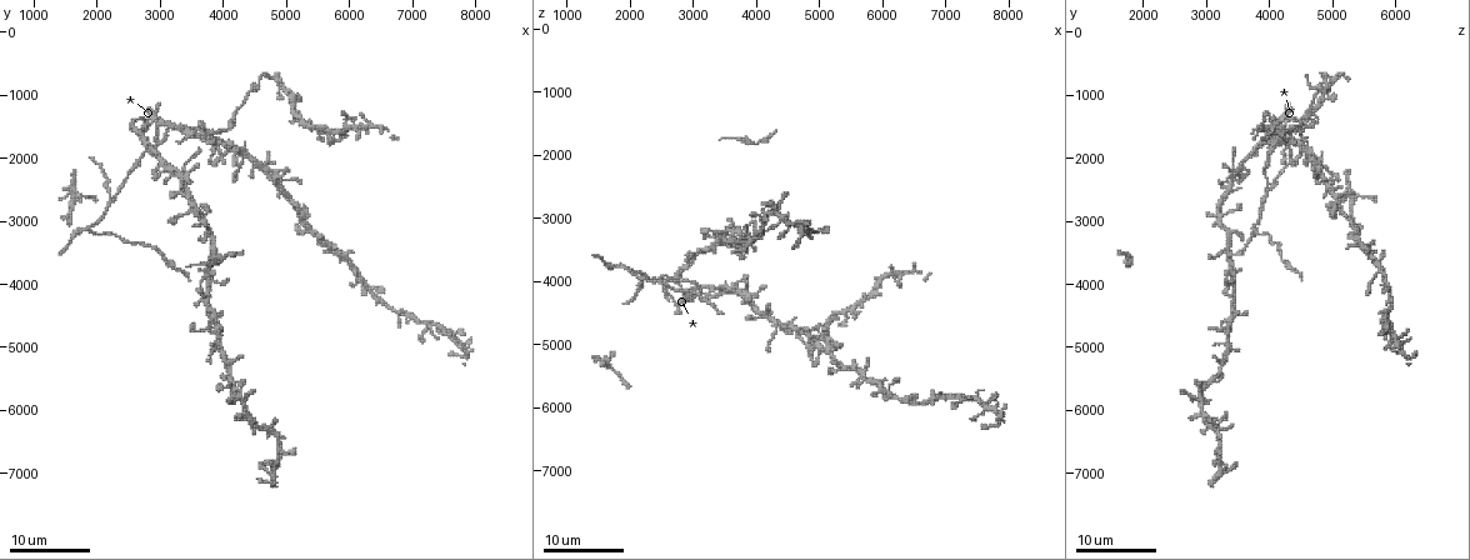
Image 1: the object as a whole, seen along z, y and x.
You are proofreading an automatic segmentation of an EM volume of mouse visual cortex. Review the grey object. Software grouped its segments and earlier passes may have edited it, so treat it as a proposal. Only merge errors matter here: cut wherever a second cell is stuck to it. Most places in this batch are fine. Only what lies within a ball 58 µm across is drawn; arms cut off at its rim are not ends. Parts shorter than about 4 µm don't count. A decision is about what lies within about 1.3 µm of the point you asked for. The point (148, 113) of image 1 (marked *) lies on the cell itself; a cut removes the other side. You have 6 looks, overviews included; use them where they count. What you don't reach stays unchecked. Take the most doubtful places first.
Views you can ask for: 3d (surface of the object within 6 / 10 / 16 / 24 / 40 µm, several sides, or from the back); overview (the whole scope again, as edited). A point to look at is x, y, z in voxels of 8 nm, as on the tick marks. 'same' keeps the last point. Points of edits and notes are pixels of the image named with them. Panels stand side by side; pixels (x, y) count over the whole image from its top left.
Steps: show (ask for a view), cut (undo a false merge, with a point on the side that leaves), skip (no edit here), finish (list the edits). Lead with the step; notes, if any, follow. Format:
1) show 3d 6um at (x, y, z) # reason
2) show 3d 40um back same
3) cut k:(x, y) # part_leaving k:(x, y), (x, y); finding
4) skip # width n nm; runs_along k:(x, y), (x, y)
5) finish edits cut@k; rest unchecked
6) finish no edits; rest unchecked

show 3d 24um at (3500, 1500, 4200) # arms part here

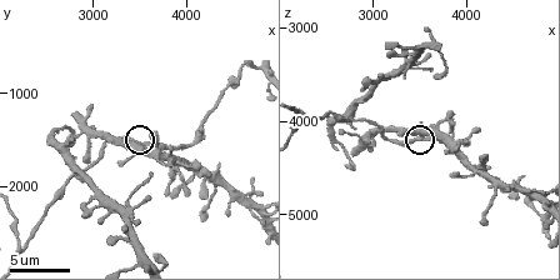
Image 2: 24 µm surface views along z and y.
show 3d 6um same

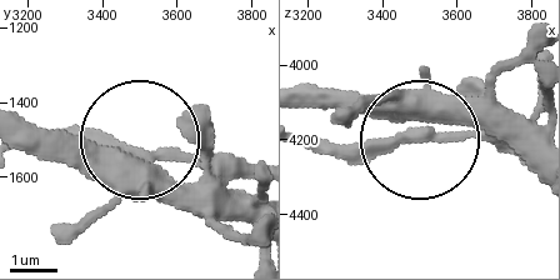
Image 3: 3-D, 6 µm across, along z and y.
skip # width 350 nm; one cell here

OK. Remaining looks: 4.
show 3d 24um at (3850, 3450, 3350) # four or more arms meet

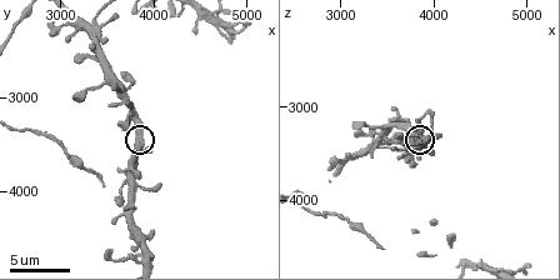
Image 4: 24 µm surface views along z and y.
show 3d 6um same # closer look

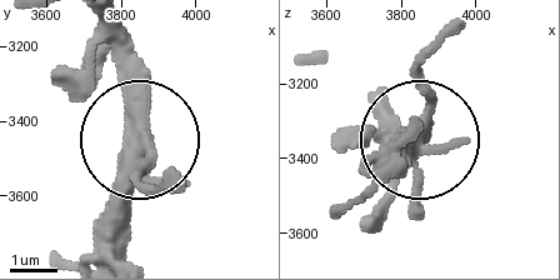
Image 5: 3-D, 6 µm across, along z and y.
skip # width 370 nm; runs_along 5:(109, 26), (133, 61), (145, 189); continuous, no second cell

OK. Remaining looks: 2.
show 3d 10um at (2250, 2650, 3950) # three arms meet

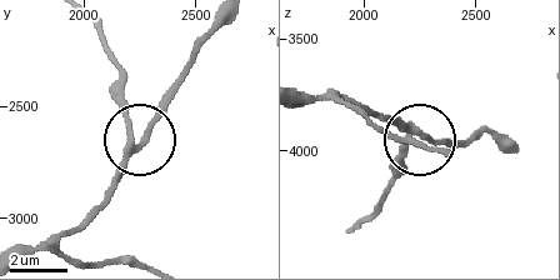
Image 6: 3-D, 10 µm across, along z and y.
show 3d 6um at (2260, 2670, 3920)

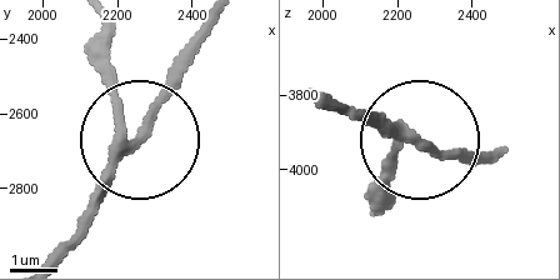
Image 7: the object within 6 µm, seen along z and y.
skip # width 200 nm; runs_along 7:(209, 30), (93, 210), (49, 254); continuous, no second cell

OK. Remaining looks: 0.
finish no edits; rest unchecked

